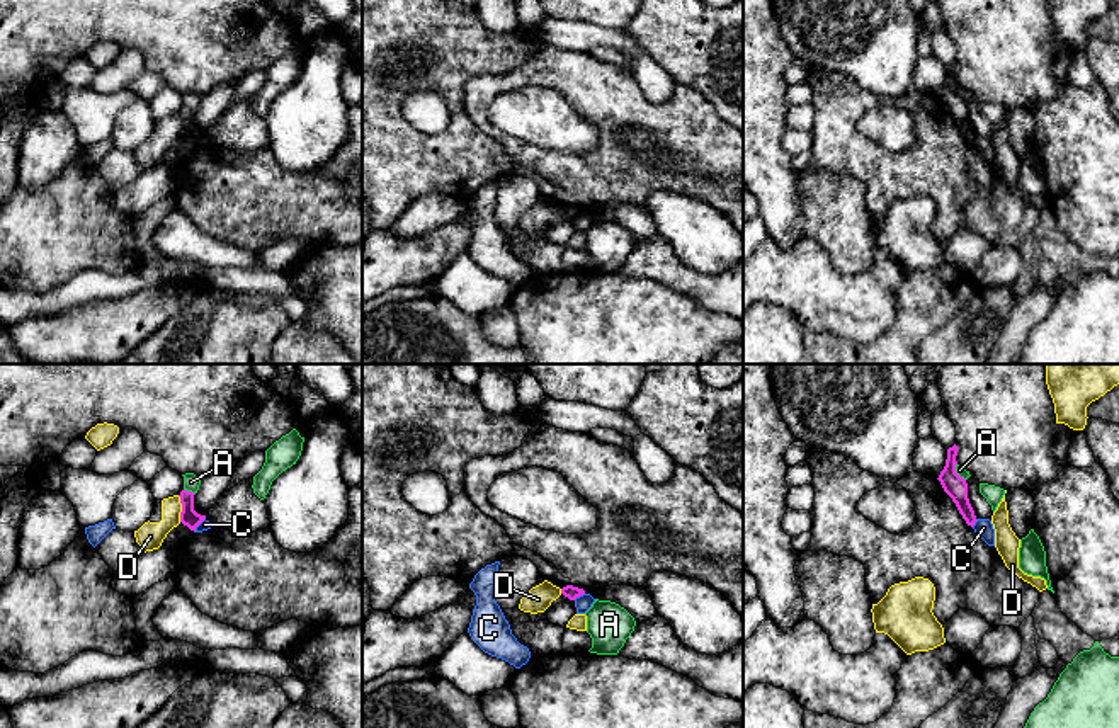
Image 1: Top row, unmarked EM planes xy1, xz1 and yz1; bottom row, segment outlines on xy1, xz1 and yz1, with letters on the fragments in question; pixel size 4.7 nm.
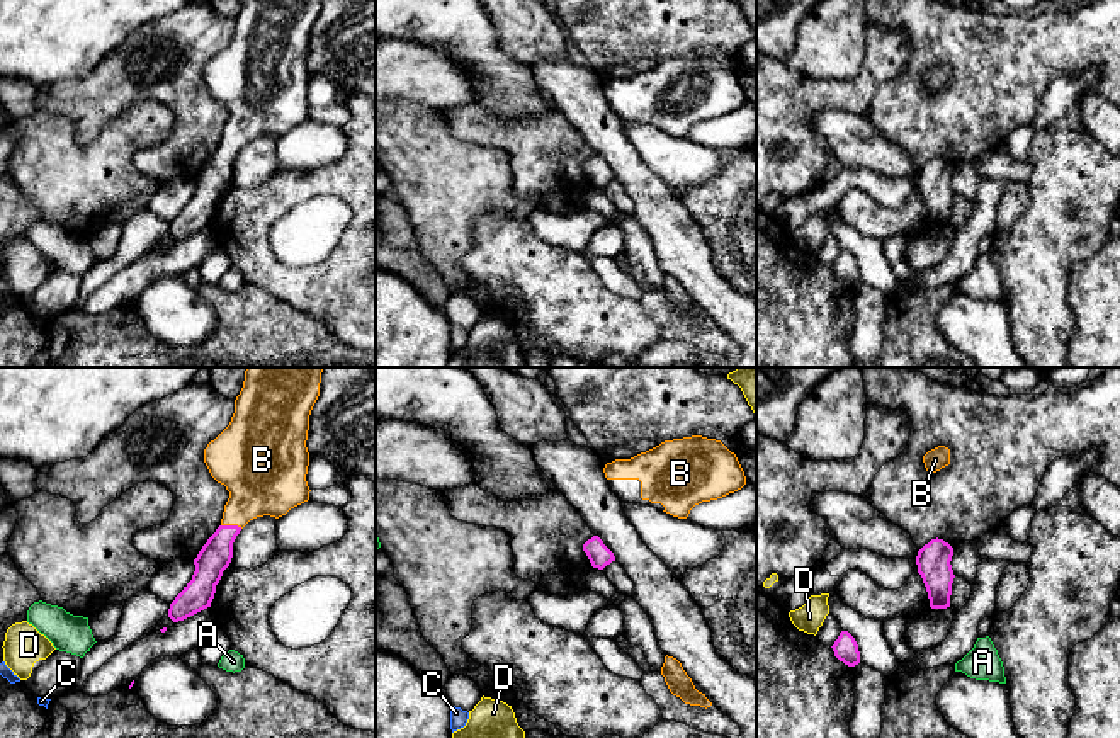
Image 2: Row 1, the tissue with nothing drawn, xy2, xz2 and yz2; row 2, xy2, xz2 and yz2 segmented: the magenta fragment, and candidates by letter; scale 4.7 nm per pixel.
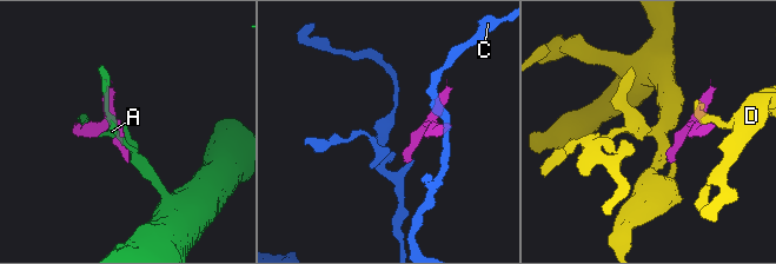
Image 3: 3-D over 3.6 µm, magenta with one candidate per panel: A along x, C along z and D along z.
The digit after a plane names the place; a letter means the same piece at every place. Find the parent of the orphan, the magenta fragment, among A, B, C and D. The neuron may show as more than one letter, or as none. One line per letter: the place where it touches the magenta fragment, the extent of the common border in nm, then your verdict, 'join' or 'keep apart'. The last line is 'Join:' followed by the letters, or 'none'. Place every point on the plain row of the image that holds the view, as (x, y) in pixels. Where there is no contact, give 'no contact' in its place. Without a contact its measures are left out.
A: meets magenta in xy1 at (189, 111); contact 60 nm long; keep apart
B: meets magenta in xy2 at (231, 145); contact 110 nm long; join
C: meets magenta in xz1 at (579, 215); contact 70 nm long; keep apart
D: meets magenta in xy1 at (182, 128); contact 130 nm long; keep apart
Join: B

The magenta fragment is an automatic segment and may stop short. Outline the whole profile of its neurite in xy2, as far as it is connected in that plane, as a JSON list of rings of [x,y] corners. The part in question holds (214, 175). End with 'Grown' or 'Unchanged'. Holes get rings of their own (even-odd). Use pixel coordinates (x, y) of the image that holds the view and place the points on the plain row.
[[[243,0],[229,44],[204,68],[204,82],[211,95],[226,105],[229,117],[224,124],[221,145],[194,179],[195,190],[192,199],[170,223],[168,236],[173,241],[211,226],[216,204],[231,182],[233,162],[250,139],[263,134],[279,138],[309,119],[311,109],[306,100],[309,71],[306,60],[309,34],[320,15],[320,2]]]. Grown

